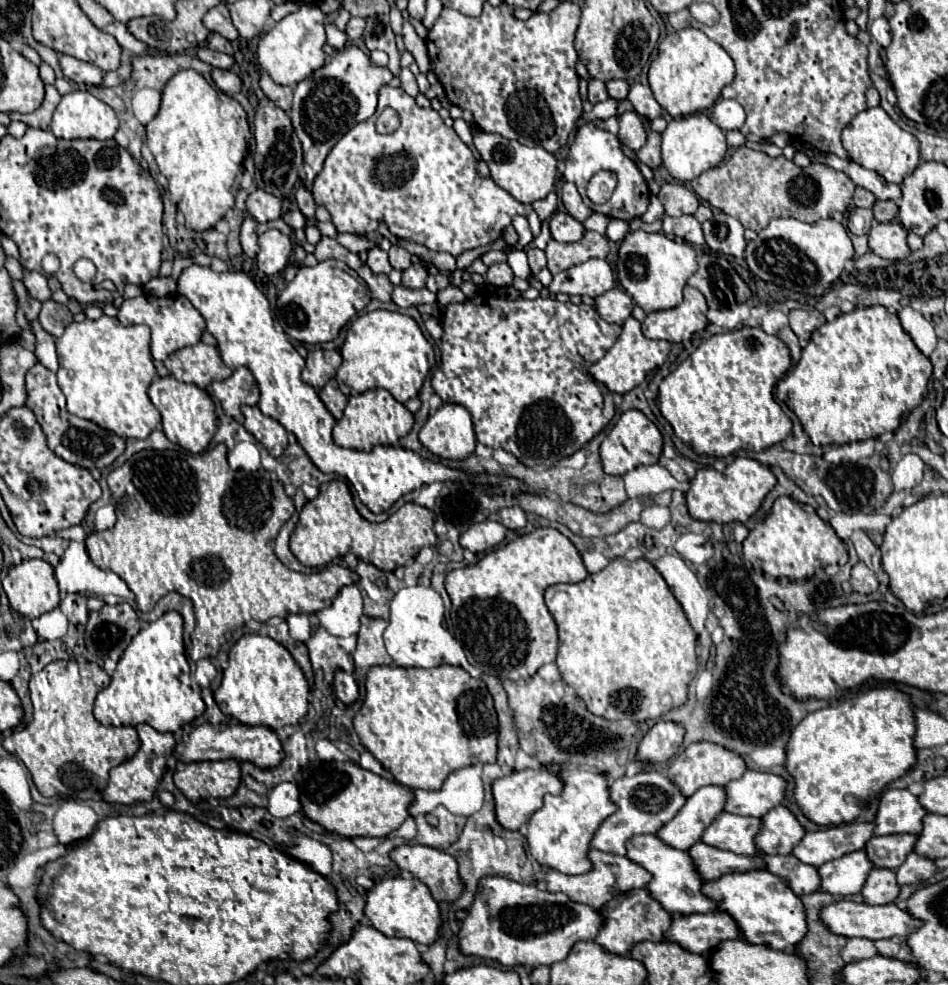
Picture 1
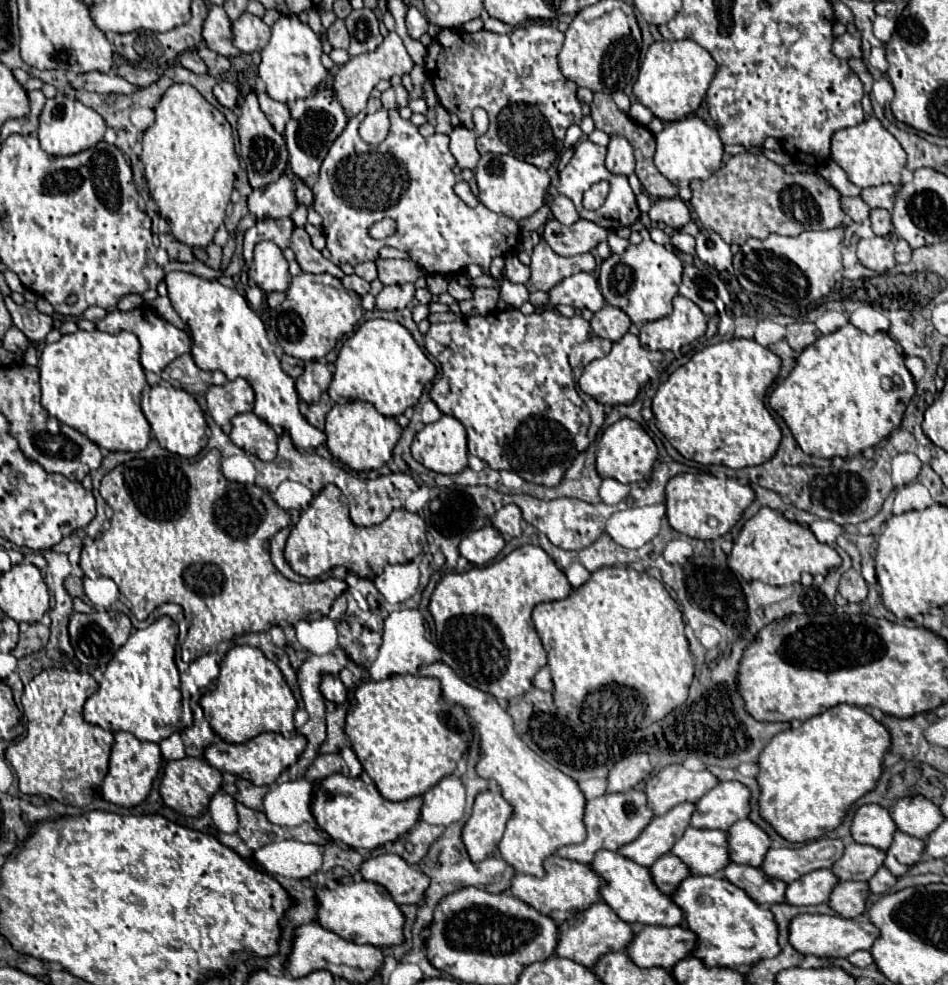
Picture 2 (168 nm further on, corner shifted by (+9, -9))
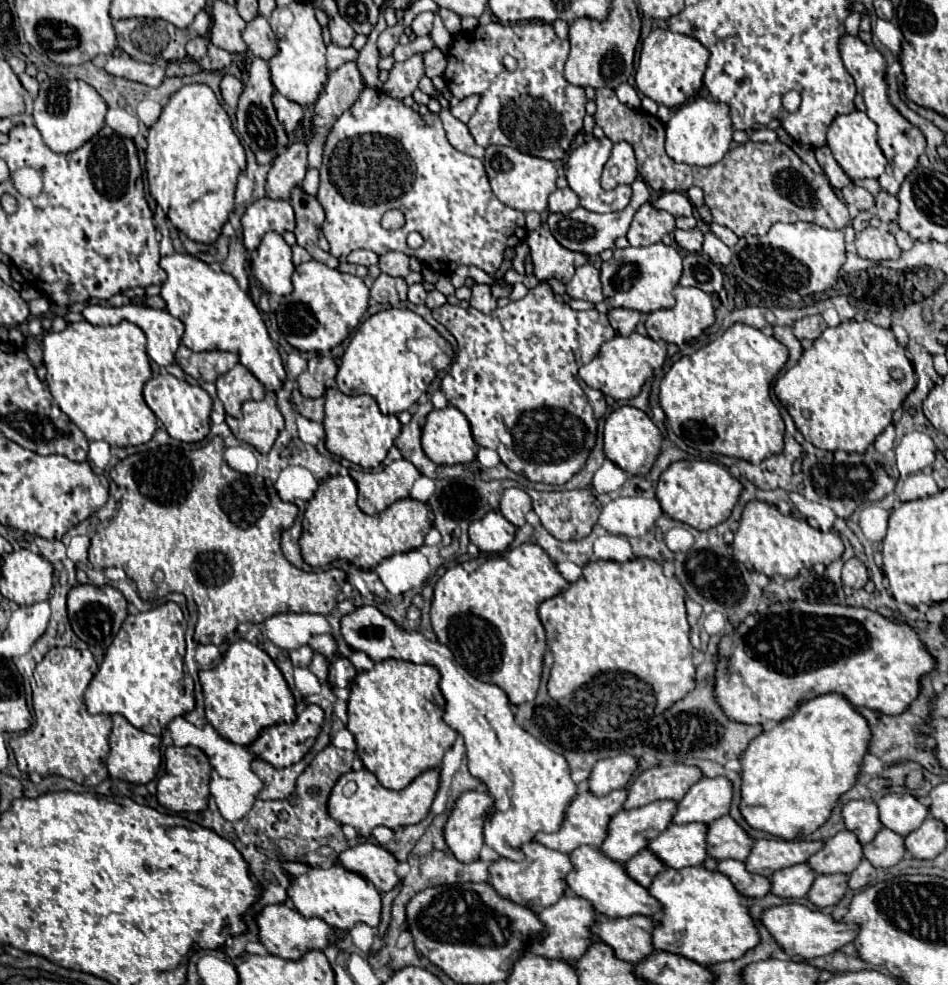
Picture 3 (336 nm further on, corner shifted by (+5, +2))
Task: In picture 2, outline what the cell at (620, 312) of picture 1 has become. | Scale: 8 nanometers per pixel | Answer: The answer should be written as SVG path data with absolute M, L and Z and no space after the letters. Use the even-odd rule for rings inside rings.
M605 305L591 319L593 333L609 341L619 341L629 331L629 325L631 325L629 317L619 307L611 307L611 305Z

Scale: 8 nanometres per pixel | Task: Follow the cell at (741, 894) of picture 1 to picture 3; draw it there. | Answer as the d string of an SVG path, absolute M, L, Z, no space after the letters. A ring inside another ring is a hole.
M693 866L693 868L681 868L681 870L667 868L653 880L653 884L649 886L649 892L663 904L661 926L653 930L653 946L657 950L675 952L703 966L711 966L711 964L741 958L745 952L755 948L755 944L759 944L761 940L759 930L751 918L749 906L743 904L745 896L737 892L731 880L717 870L707 870L705 866Z

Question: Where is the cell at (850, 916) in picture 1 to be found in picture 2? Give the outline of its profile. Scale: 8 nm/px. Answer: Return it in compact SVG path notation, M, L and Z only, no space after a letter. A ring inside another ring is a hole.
M797 915L789 925L789 943L801 955L815 957L849 957L859 949L871 949L871 943L879 937L879 931L869 921L851 921L839 915Z

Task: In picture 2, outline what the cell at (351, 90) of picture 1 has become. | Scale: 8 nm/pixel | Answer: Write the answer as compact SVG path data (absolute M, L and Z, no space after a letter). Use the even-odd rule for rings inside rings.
M321 85L319 91L315 91L315 95L295 101L293 105L289 105L289 109L291 109L291 119L285 131L285 141L289 149L289 165L291 165L293 175L299 181L313 187L319 177L321 161L325 159L331 143L339 137L339 133L347 125L347 117L343 115L343 109L339 107L339 103L335 103L335 91L327 89L325 85Z

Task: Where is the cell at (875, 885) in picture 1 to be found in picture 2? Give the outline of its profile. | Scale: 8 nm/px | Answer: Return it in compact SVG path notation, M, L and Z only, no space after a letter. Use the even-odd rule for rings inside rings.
M843 881L837 883L829 895L829 907L845 919L853 919L865 911L869 891L867 883L857 881Z

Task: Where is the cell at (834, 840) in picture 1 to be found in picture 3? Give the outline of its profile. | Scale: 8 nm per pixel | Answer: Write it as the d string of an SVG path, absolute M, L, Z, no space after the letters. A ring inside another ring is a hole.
M763 838L753 844L749 854L747 870L763 876L771 876L779 868L807 862L815 852L823 848L823 840L783 840L783 838Z

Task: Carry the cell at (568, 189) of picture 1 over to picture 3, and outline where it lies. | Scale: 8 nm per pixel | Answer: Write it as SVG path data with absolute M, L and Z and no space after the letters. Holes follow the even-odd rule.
M563 188L563 190L555 190L549 196L549 210L551 212L571 212L575 208L579 208L579 196L571 190L571 188Z

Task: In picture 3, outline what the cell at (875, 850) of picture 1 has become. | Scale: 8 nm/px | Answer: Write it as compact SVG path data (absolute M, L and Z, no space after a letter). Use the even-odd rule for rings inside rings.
M839 832L807 862L817 874L851 874L863 860L863 844L853 832Z

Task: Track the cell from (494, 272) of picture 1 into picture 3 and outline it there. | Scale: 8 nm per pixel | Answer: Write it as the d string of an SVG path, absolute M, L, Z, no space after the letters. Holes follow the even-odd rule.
M475 284L471 288L471 294L473 294L471 300L469 300L471 306L481 310L483 314L489 314L489 312L493 312L497 308L497 298L493 296L489 284Z

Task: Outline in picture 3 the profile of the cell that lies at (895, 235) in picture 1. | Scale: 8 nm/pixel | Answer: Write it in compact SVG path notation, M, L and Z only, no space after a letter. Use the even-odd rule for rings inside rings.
M865 228L857 234L855 240L857 254L861 258L881 262L881 260L897 260L901 256L899 246L895 244L895 236L885 228Z

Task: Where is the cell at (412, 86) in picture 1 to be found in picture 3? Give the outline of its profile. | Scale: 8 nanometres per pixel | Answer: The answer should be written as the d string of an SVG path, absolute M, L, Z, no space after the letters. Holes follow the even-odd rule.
M415 54L405 62L397 62L395 68L389 72L389 80L383 84L383 92L391 98L403 100L405 96L411 96L423 74L425 72L421 54Z

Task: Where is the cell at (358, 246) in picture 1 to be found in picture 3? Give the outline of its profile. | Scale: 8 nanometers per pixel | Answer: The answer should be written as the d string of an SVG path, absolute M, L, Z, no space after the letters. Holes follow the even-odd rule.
M261 198L253 202L243 218L243 236L245 236L245 248L255 250L261 242L261 236L269 230L283 234L295 230L295 212L288 200Z

